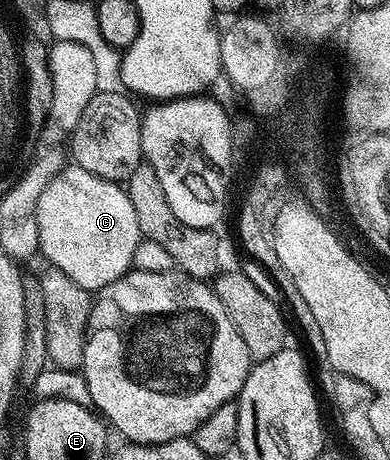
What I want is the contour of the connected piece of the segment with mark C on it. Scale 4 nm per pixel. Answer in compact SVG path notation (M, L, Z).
M79 167L61 168L52 177L40 195L36 218L38 219L38 239L40 253L49 262L51 268L61 269L78 287L89 291L99 291L114 283L119 277L132 269L134 247L141 241L138 215L134 215L134 203L130 203L127 188L117 182L98 179L98 175L90 175L90 171Z

